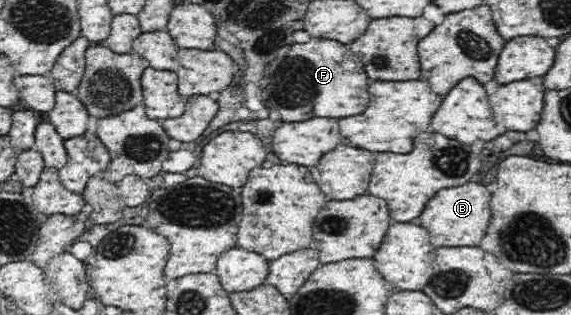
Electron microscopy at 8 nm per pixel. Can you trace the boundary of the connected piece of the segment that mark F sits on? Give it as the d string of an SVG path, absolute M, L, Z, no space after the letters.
M325 38L312 39L306 43L296 43L278 70L274 72L273 83L267 93L266 102L270 108L281 114L284 123L302 122L314 118L346 118L364 112L368 106L368 76L360 58L352 52L350 44L342 44L335 40Z

